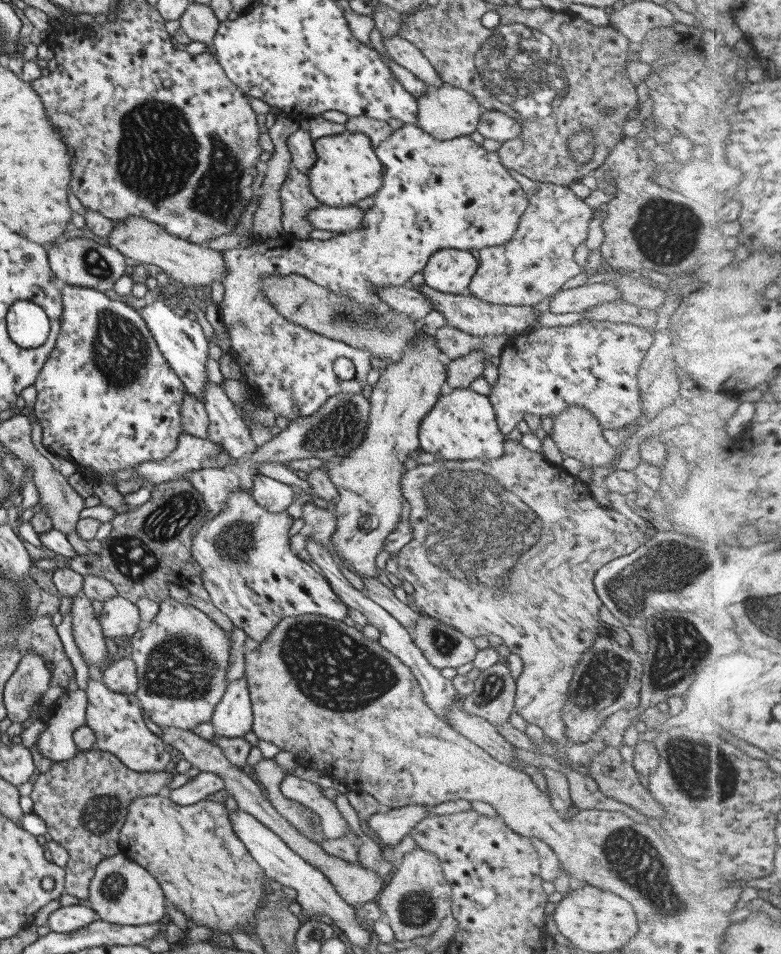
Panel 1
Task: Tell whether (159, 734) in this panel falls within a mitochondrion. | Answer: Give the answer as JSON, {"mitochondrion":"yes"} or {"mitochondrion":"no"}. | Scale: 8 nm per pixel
{"mitochondrion":"no"}

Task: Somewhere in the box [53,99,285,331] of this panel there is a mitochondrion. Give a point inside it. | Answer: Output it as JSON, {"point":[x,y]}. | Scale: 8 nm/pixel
{"point":[90,260]}

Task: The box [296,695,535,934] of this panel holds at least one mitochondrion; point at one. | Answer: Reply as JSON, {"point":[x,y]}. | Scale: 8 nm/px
{"point":[417,908]}

